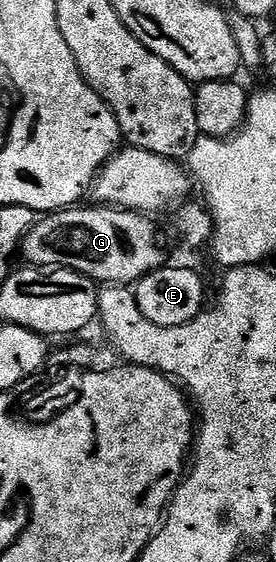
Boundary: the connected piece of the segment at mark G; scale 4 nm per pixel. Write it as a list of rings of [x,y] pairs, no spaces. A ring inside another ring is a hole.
[[[76,205],[40,218],[23,239],[21,255],[33,267],[64,267],[95,280],[99,285],[134,285],[151,271],[164,266],[163,243],[155,228],[154,218],[138,211],[121,211],[106,205]]]

